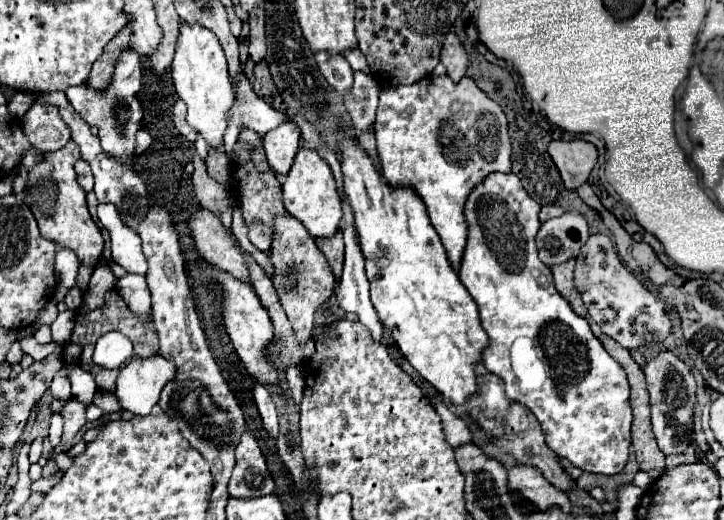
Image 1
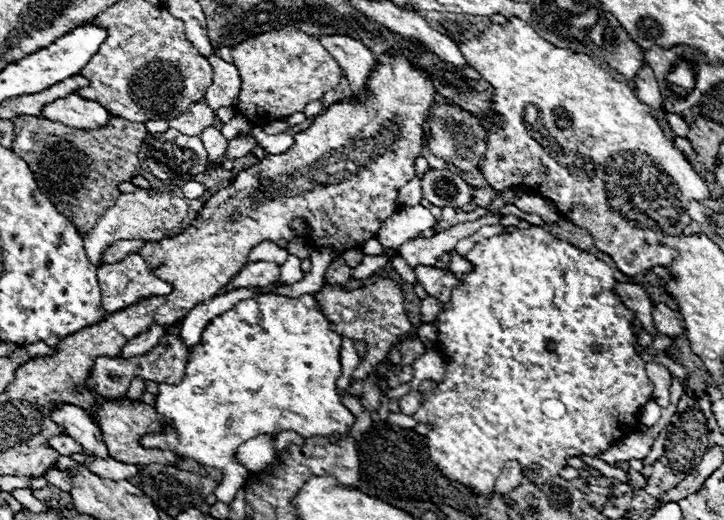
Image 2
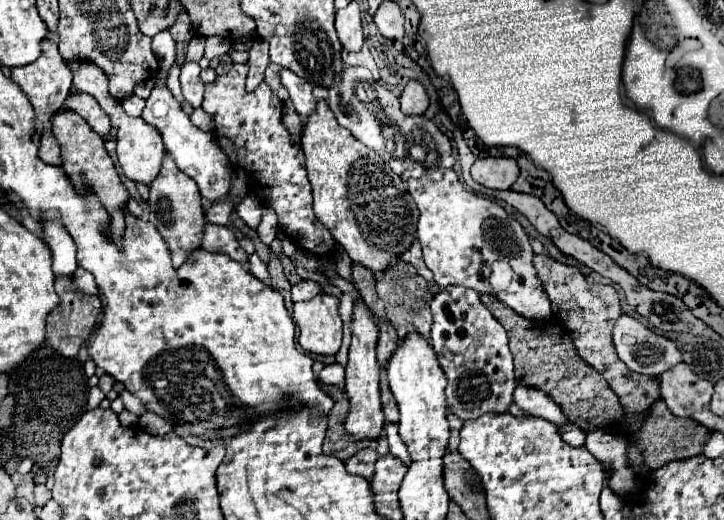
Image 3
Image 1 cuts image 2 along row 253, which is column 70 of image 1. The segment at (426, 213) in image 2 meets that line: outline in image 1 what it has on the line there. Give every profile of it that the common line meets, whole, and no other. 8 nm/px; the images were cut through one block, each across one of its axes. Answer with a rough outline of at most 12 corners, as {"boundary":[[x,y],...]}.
{"boundary":[[64,370],[52,380],[50,394],[56,400],[70,400],[70,380]]}

